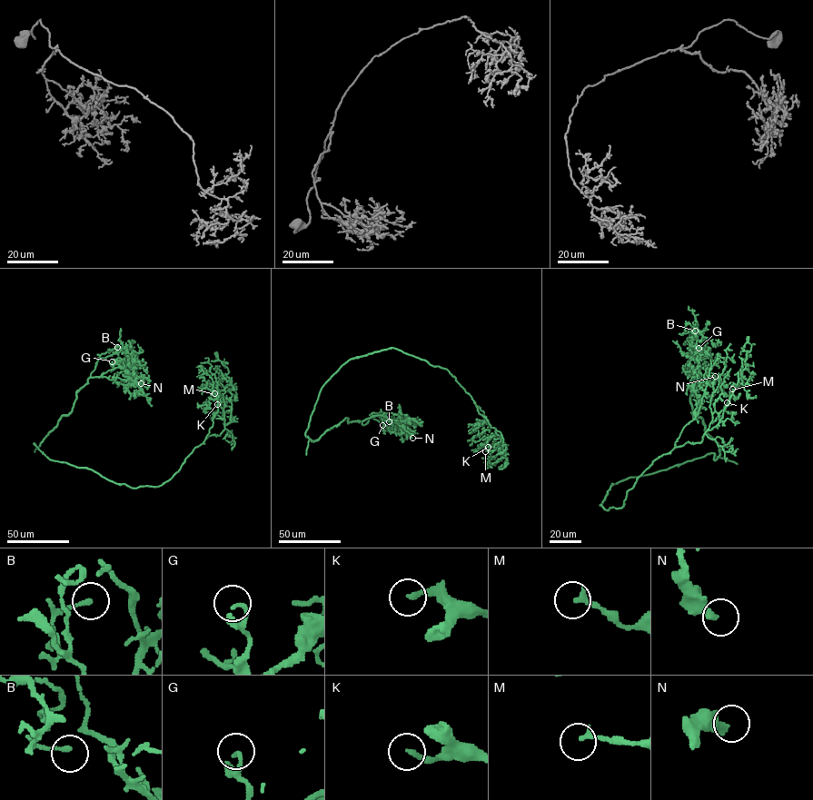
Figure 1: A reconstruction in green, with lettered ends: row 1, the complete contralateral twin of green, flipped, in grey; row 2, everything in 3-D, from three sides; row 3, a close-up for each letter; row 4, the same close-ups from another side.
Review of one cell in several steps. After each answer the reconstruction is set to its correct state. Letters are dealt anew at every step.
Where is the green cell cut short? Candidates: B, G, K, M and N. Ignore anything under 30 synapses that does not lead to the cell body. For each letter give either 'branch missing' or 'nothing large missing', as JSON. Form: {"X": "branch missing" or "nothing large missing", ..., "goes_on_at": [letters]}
{"B": "nothing large missing", "G": "nothing large missing", "K": "nothing large missing", "M": "nothing large missing", "N": "nothing large missing", "goes_on_at": []}

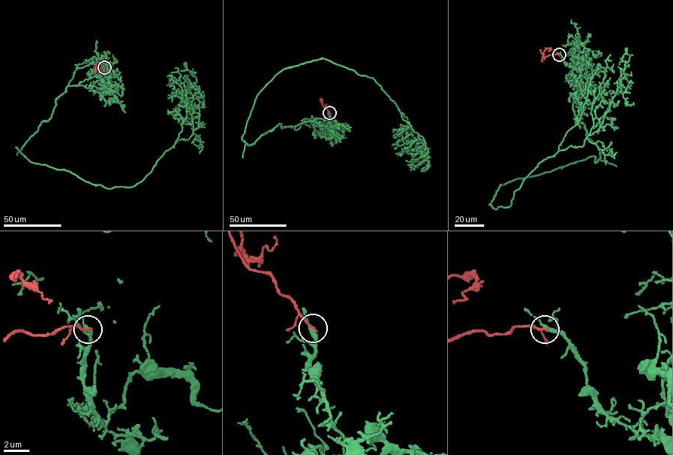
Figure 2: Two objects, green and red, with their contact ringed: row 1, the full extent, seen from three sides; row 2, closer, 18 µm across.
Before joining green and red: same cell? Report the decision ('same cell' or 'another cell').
another cell

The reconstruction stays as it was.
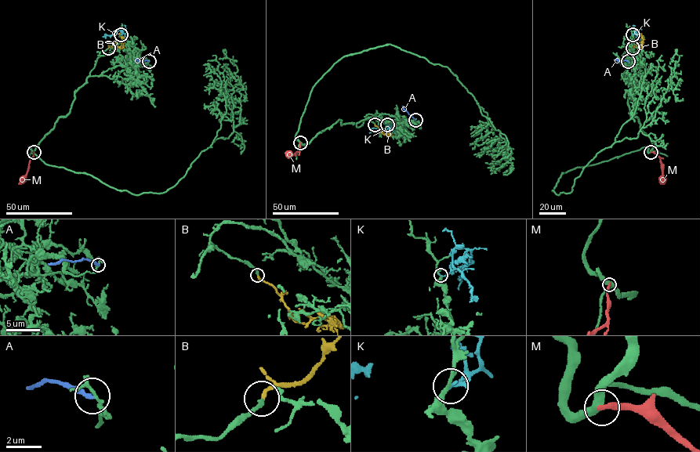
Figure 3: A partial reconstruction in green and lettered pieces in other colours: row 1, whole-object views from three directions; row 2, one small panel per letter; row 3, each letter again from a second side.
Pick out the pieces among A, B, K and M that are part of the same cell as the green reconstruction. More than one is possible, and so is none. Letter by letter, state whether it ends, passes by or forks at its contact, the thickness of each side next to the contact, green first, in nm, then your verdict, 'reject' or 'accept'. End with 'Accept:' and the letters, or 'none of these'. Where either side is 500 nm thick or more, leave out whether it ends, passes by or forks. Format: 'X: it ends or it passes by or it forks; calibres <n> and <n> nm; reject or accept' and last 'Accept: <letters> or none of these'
A: it ends; calibres 180 and 180 nm; reject
B: it ends; calibres 200 and 200 nm; accept
K: it ends; calibres 240 and 170 nm; reject
M: it ends; calibres 440 and 320 nm; reject
Accept: B

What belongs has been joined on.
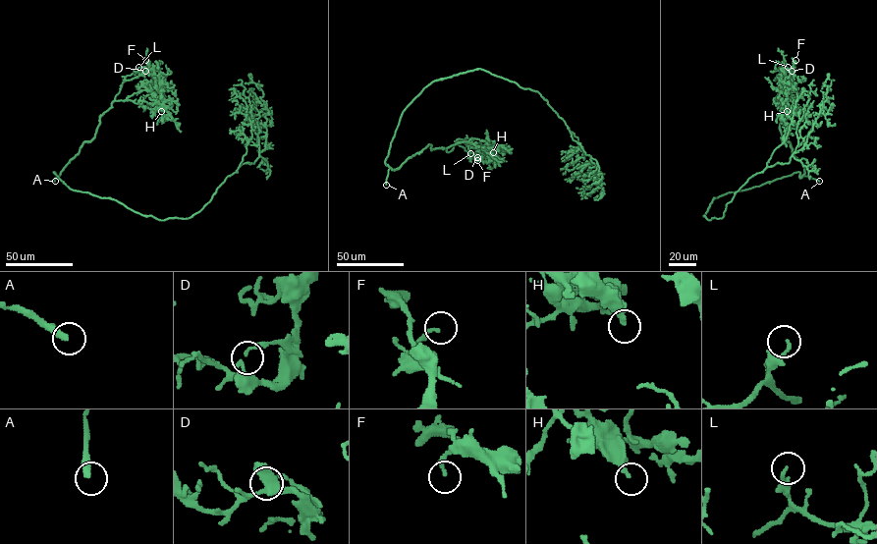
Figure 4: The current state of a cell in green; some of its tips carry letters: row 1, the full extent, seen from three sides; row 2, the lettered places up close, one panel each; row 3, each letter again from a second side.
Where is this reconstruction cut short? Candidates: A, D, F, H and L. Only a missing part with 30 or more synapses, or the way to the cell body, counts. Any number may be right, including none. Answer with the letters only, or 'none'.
A, H

